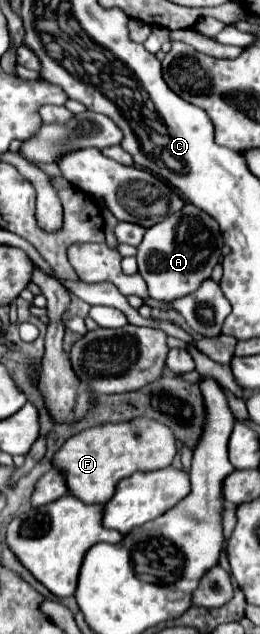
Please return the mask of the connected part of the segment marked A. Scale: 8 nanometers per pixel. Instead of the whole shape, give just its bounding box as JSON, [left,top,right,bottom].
[137,204,223,302]

